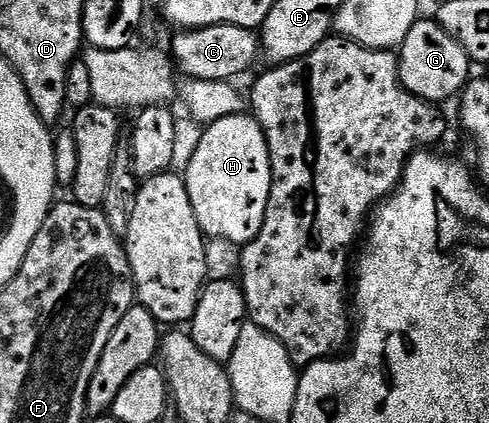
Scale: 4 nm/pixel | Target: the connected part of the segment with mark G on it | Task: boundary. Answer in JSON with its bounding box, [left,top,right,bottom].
[397,17,472,105]

